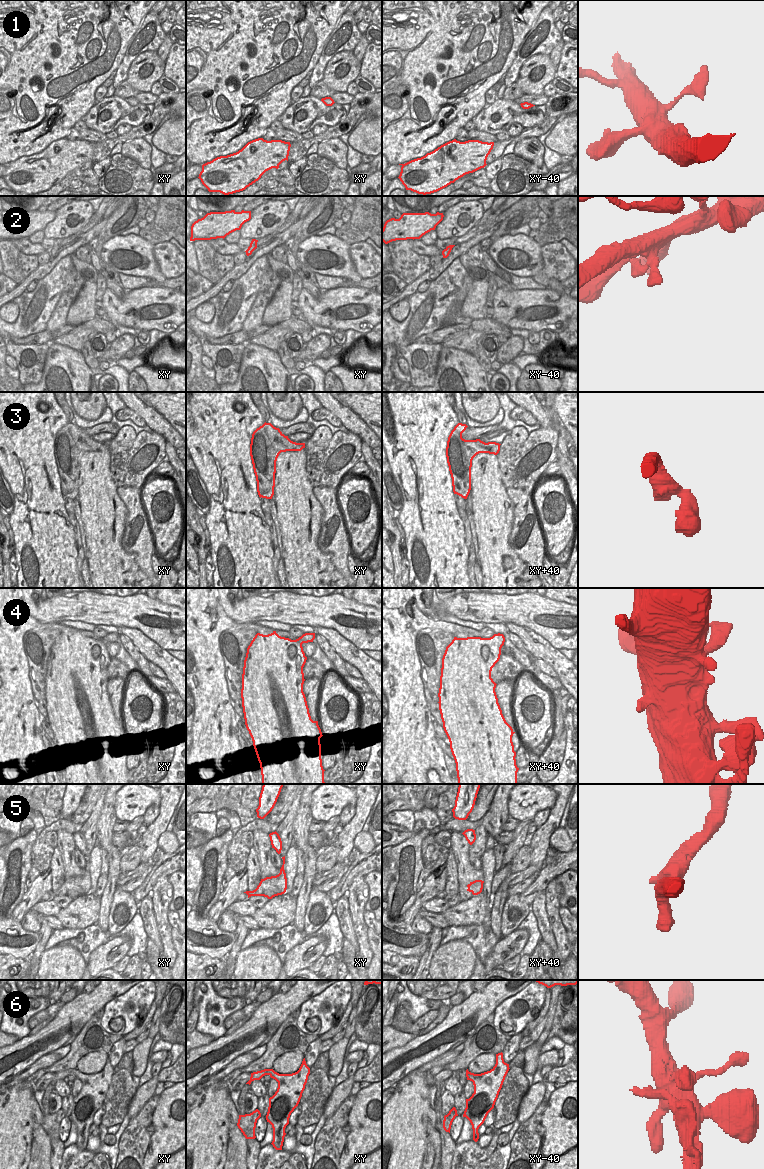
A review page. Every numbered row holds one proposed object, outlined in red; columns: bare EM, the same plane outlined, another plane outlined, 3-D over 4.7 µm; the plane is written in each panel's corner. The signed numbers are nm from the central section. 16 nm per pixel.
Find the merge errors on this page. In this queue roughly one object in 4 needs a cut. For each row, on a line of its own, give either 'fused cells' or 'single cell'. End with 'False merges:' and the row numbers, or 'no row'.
1: single cell
2: single cell
3: single cell
4: single cell
5: single cell
6: single cell
False merges: no row

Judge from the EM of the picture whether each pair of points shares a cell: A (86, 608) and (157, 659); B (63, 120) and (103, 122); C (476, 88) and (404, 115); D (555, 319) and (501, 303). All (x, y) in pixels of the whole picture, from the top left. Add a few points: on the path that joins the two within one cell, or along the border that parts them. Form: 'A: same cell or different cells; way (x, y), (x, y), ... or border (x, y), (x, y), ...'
A: different cells; border (118, 627), (134, 627), (142, 633)
B: different cells; border (95, 103), (80, 119)
C: same cell; way (458, 98), (443, 99), (422, 120)
D: same cell; way (542, 318), (534, 310), (514, 307)

